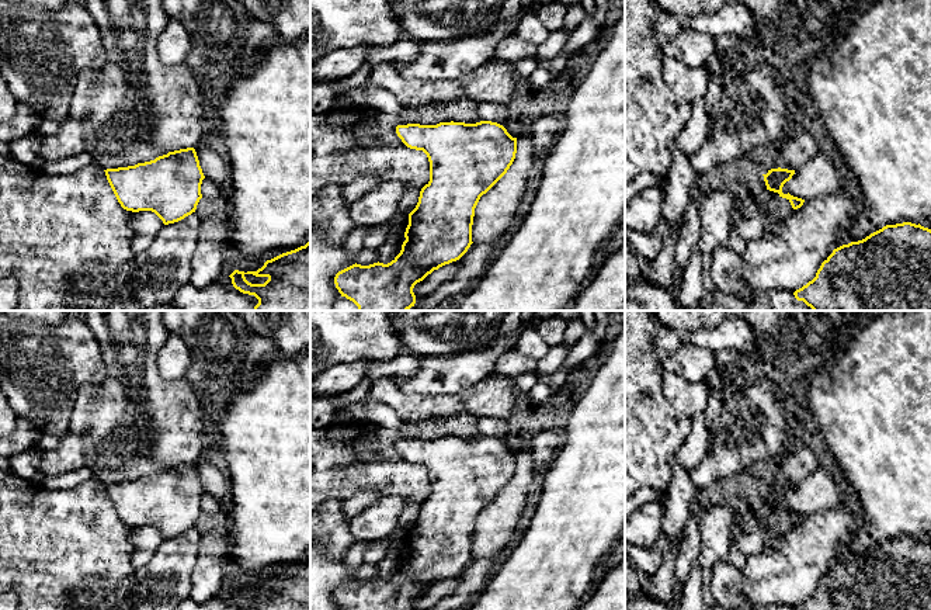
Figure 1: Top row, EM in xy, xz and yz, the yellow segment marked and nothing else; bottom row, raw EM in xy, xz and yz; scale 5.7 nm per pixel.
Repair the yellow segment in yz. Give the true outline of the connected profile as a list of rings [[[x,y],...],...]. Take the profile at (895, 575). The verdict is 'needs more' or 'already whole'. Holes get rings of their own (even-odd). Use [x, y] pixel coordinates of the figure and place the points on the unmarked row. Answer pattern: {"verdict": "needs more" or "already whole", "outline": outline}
{"verdict": "already whole", "outline": [[[911,537],[886,540],[862,555],[843,559],[821,578],[816,592],[793,610],[931,610],[931,544]]]}

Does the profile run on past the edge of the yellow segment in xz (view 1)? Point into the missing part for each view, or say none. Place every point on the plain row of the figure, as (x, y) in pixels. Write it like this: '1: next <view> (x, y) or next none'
1: next none

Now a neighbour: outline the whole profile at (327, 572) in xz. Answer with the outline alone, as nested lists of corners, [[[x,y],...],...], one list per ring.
[[[323,543],[310,547],[310,610],[341,610],[334,599],[338,586],[357,578],[343,558],[333,557]]]

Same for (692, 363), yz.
[[[682,343],[677,351],[663,360],[663,367],[689,382],[704,384],[716,363],[718,360],[711,350]]]

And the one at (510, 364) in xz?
[[[515,349],[500,356],[493,367],[493,374],[504,378],[515,378],[527,372],[535,372],[538,360],[518,353]]]

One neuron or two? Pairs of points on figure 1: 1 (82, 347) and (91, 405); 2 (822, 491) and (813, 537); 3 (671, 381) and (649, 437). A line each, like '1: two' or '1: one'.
1: two
2: two
3: two

